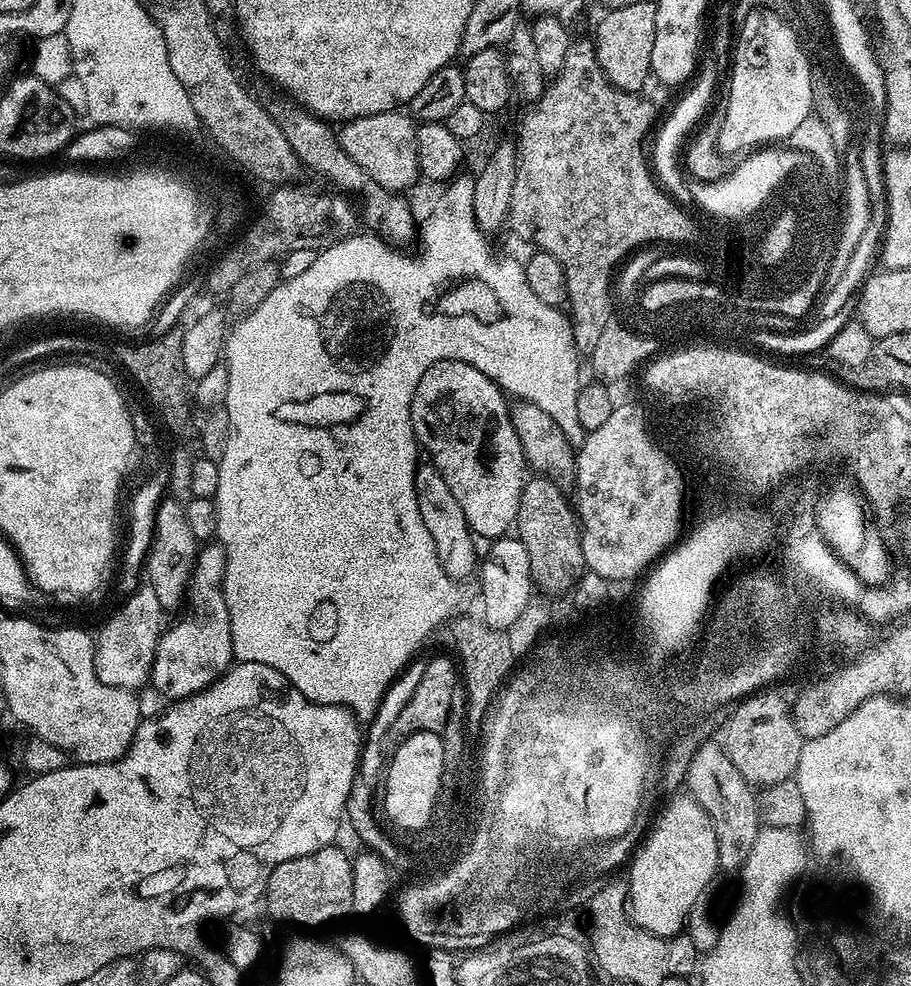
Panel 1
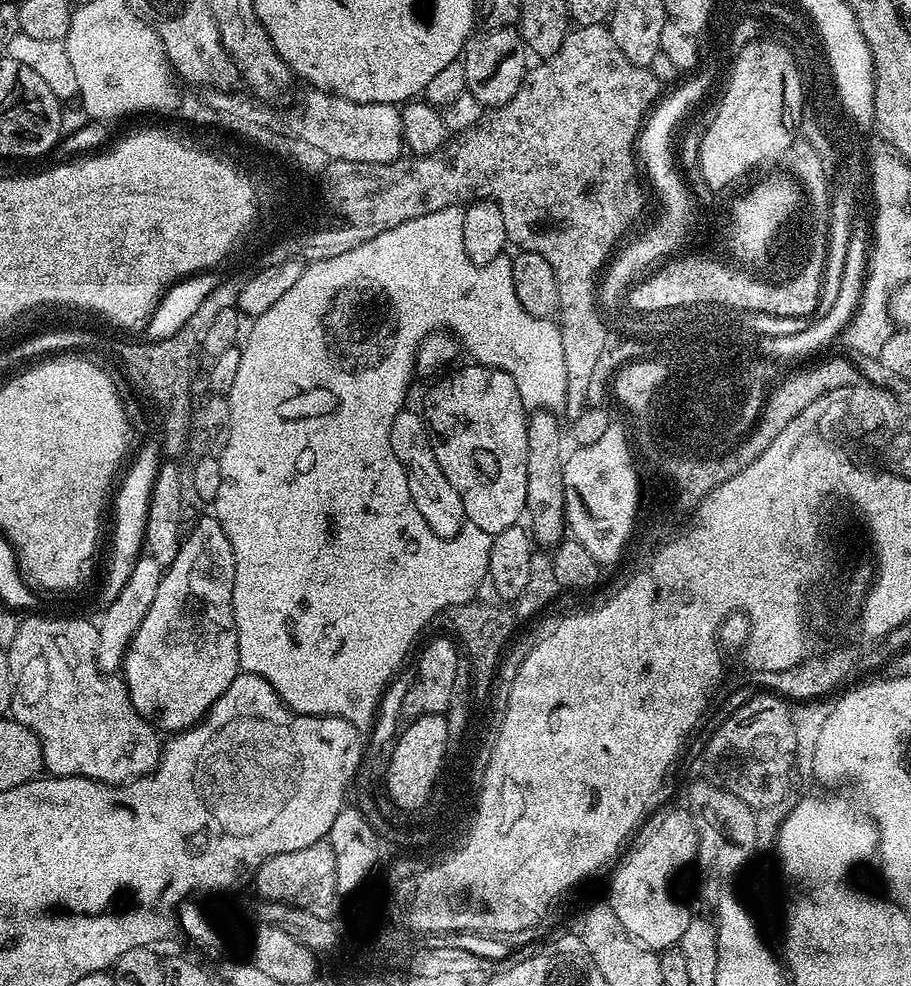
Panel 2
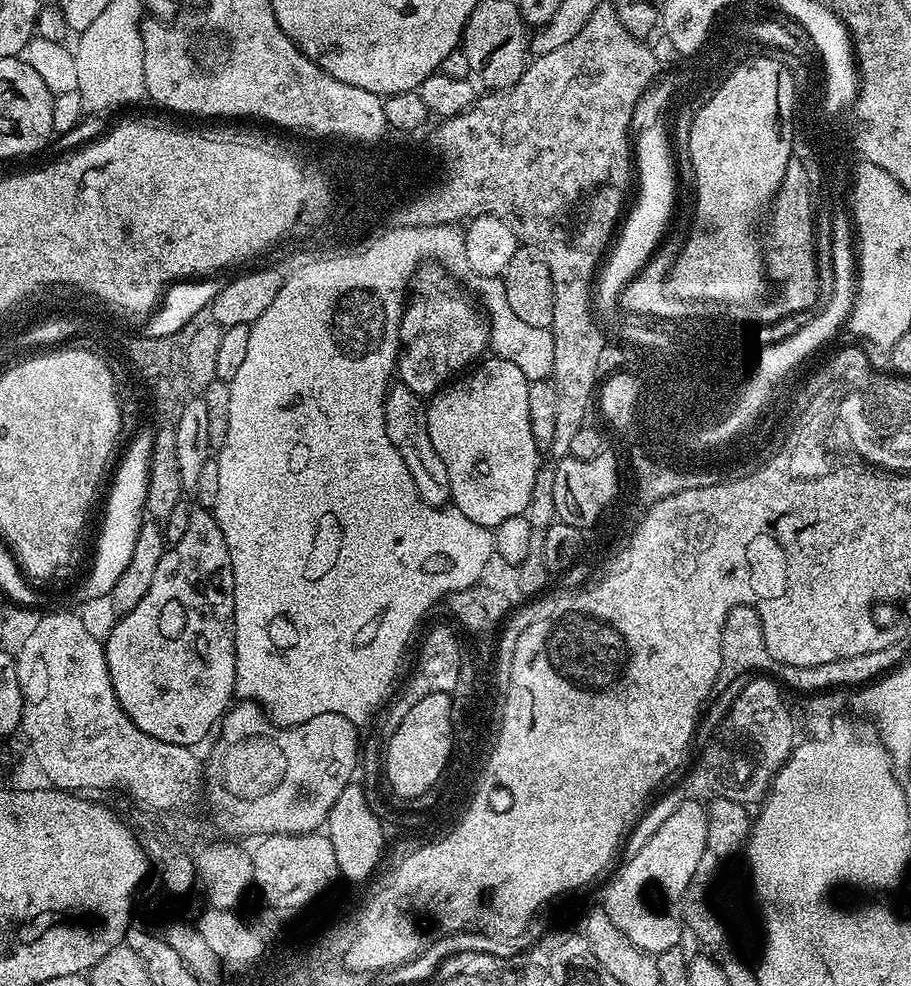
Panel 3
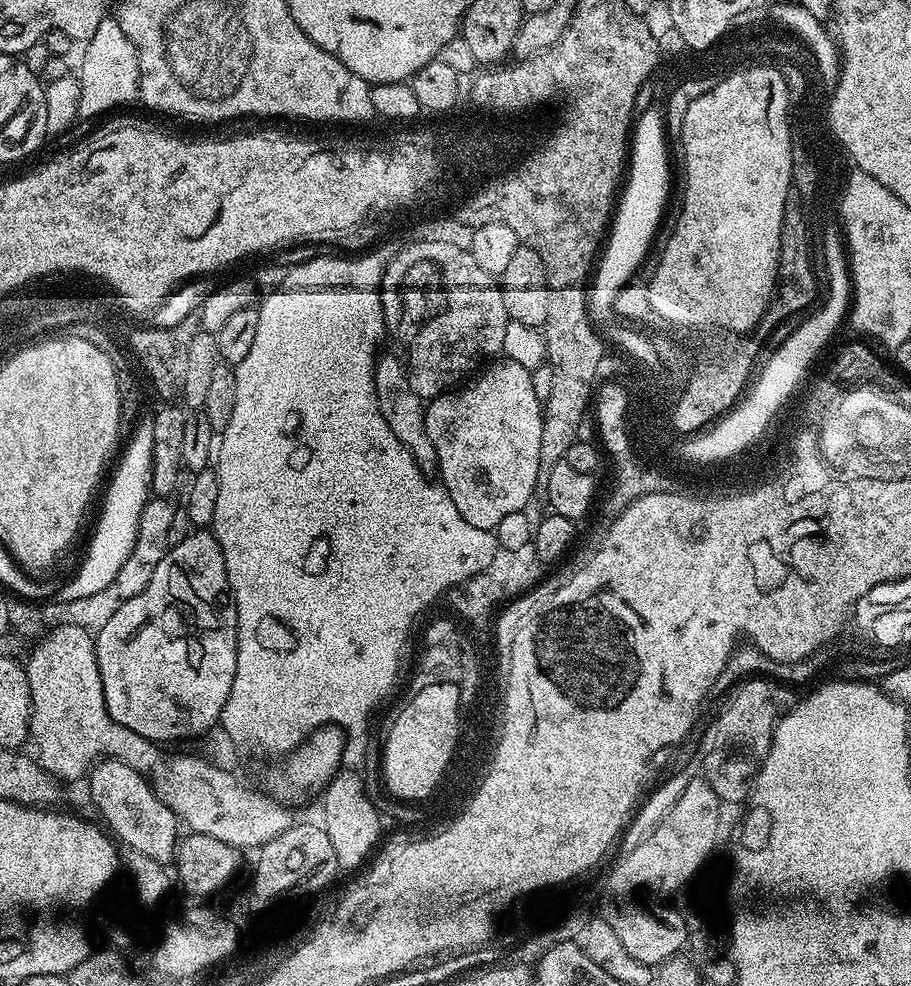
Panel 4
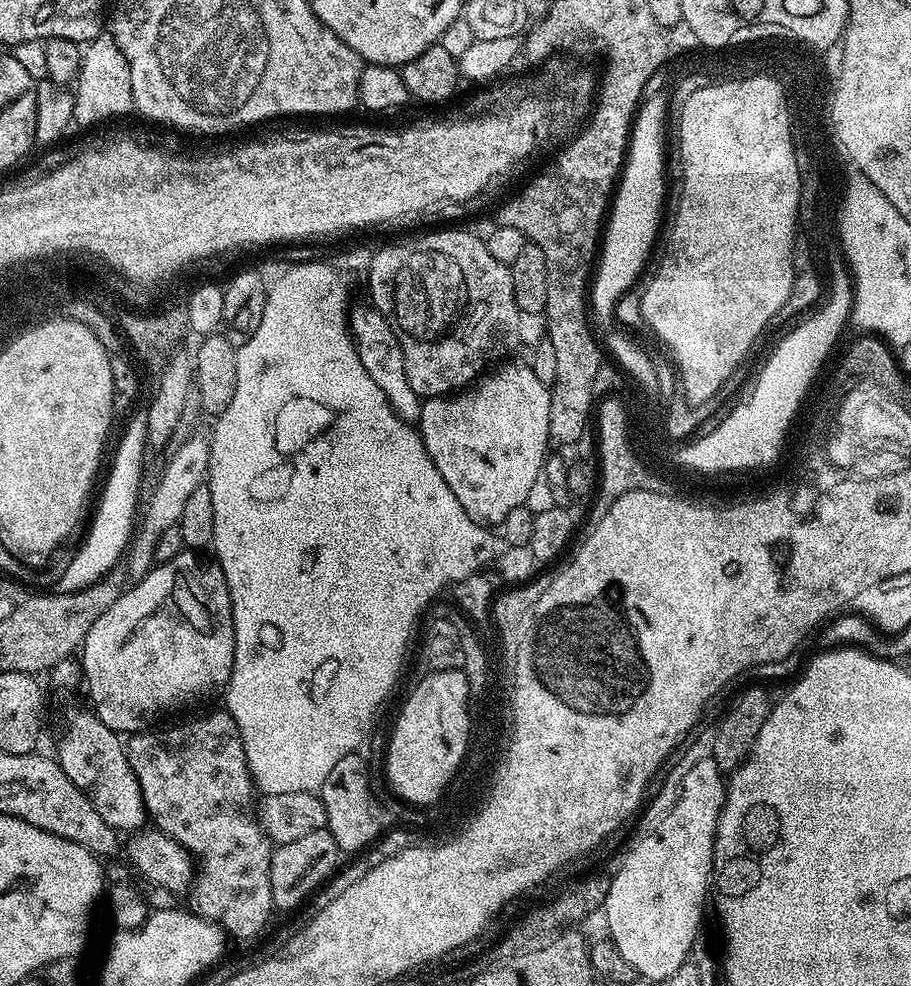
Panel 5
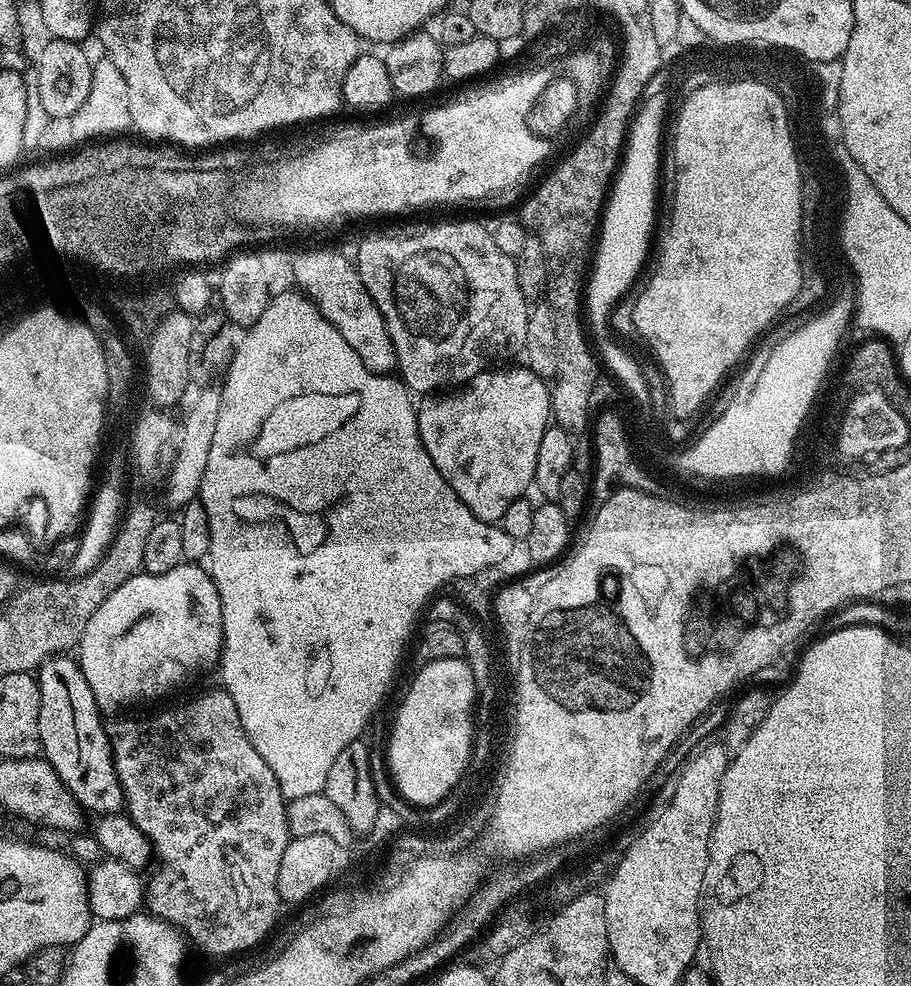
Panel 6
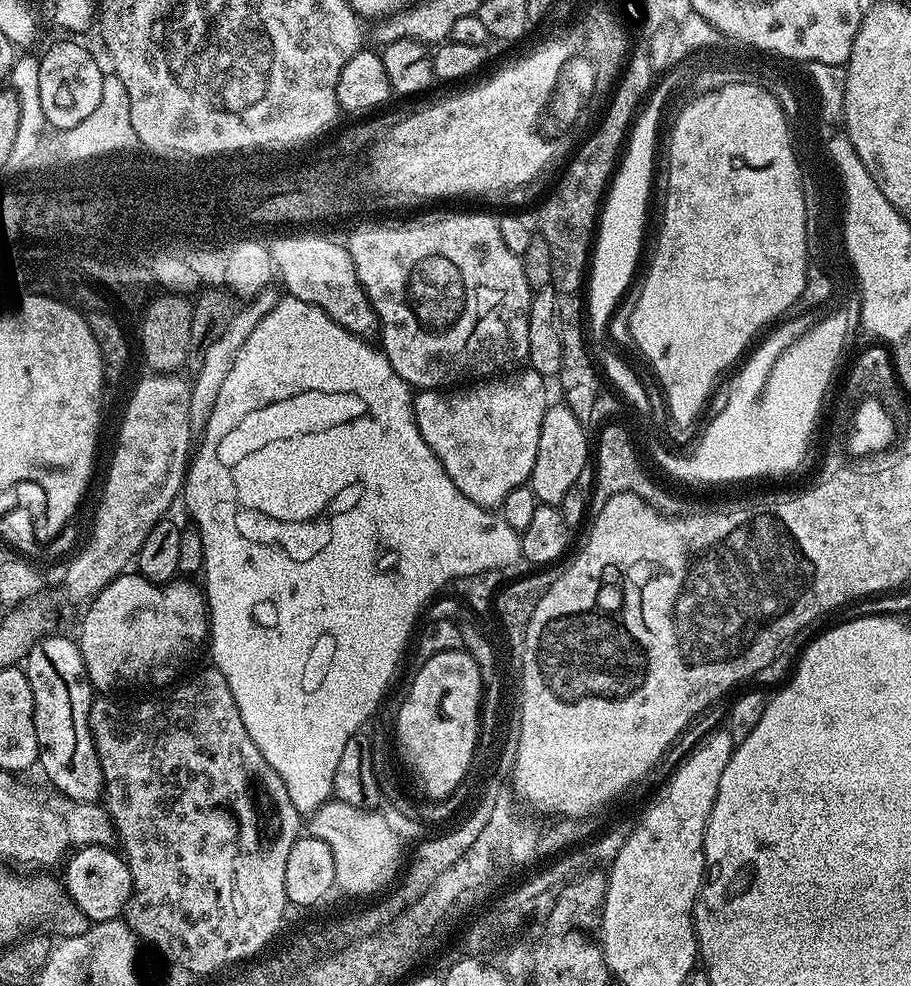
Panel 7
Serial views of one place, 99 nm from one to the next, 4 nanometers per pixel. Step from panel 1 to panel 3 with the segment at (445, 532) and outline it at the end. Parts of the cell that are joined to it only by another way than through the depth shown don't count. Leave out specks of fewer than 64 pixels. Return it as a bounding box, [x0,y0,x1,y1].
[384,383,452,508]

